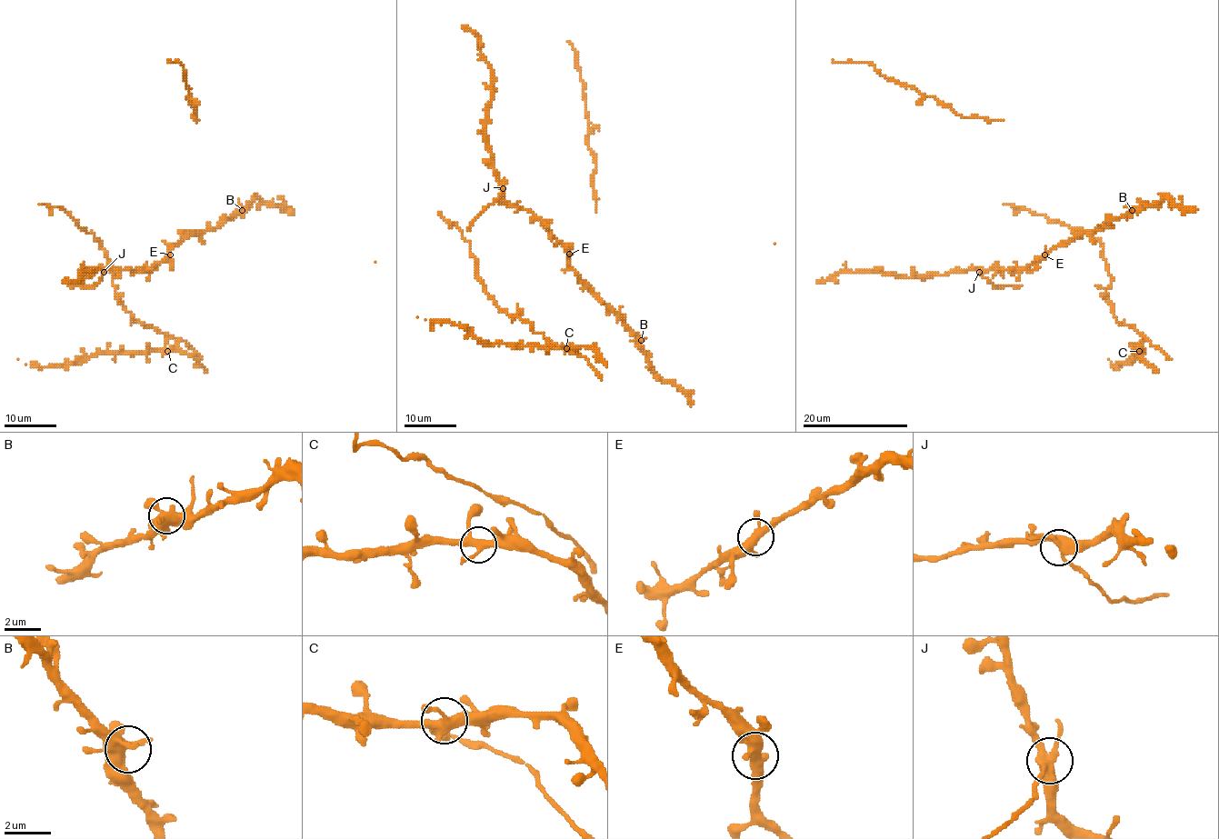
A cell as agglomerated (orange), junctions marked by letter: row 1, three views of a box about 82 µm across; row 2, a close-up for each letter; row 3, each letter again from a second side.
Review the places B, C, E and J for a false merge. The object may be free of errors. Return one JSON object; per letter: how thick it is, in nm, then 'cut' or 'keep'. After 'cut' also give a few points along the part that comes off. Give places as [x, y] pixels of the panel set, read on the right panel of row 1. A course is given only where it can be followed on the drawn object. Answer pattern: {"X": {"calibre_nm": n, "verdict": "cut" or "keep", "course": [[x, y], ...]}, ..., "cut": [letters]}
{"B": {"calibre_nm": 440, "verdict": "keep"}, "C": {"calibre_nm": 380, "verdict": "keep"}, "E": {"calibre_nm": 380, "verdict": "keep"}, "J": {"calibre_nm": 440, "verdict": "cut", "course": [[979, 272], [994, 286], [1023, 284]]}, "cut": ["J"]}

